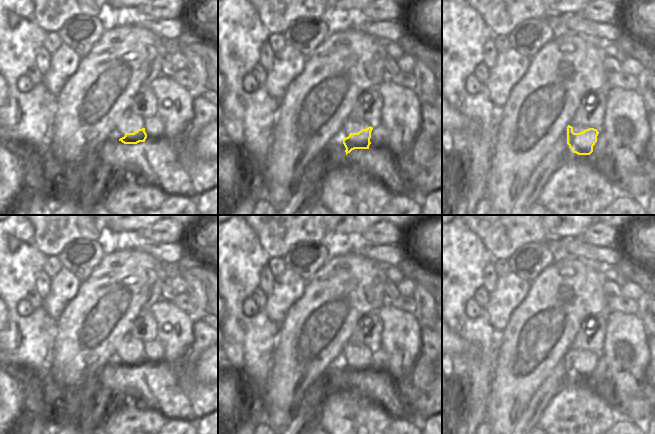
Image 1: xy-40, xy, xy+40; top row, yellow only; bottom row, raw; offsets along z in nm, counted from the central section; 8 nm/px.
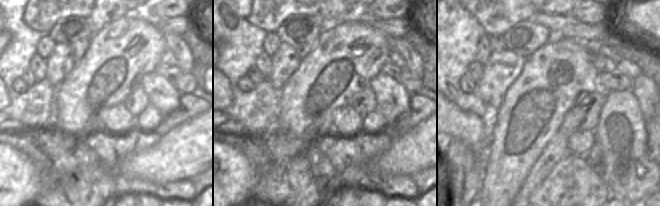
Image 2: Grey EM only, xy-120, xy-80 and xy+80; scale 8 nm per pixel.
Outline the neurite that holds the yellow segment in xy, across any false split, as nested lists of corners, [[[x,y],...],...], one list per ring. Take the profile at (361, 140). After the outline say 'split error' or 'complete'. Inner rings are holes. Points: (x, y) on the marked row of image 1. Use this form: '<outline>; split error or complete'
[[[348,117],[341,128],[346,155],[354,149],[369,149],[372,130],[366,121]]]; split error

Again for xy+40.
[[[567,126],[567,144],[573,153],[578,155],[590,155],[593,152],[593,146],[597,142],[599,134],[597,129],[584,127]]]; split error

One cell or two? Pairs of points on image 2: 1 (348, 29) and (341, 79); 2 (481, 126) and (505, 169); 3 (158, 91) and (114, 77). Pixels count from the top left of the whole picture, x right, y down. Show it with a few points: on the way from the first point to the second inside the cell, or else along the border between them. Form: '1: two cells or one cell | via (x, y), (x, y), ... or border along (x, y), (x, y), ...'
1: one cell | via (348, 41), (348, 59), (341, 67)
2: two cells | border along (488, 119), (489, 145), (488, 159), (485, 163)
3: two cells | border along (155, 70), (145, 73), (140, 78), (139, 84)

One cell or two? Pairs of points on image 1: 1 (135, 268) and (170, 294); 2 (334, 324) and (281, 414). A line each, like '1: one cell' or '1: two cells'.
1: two cells
2: one cell

